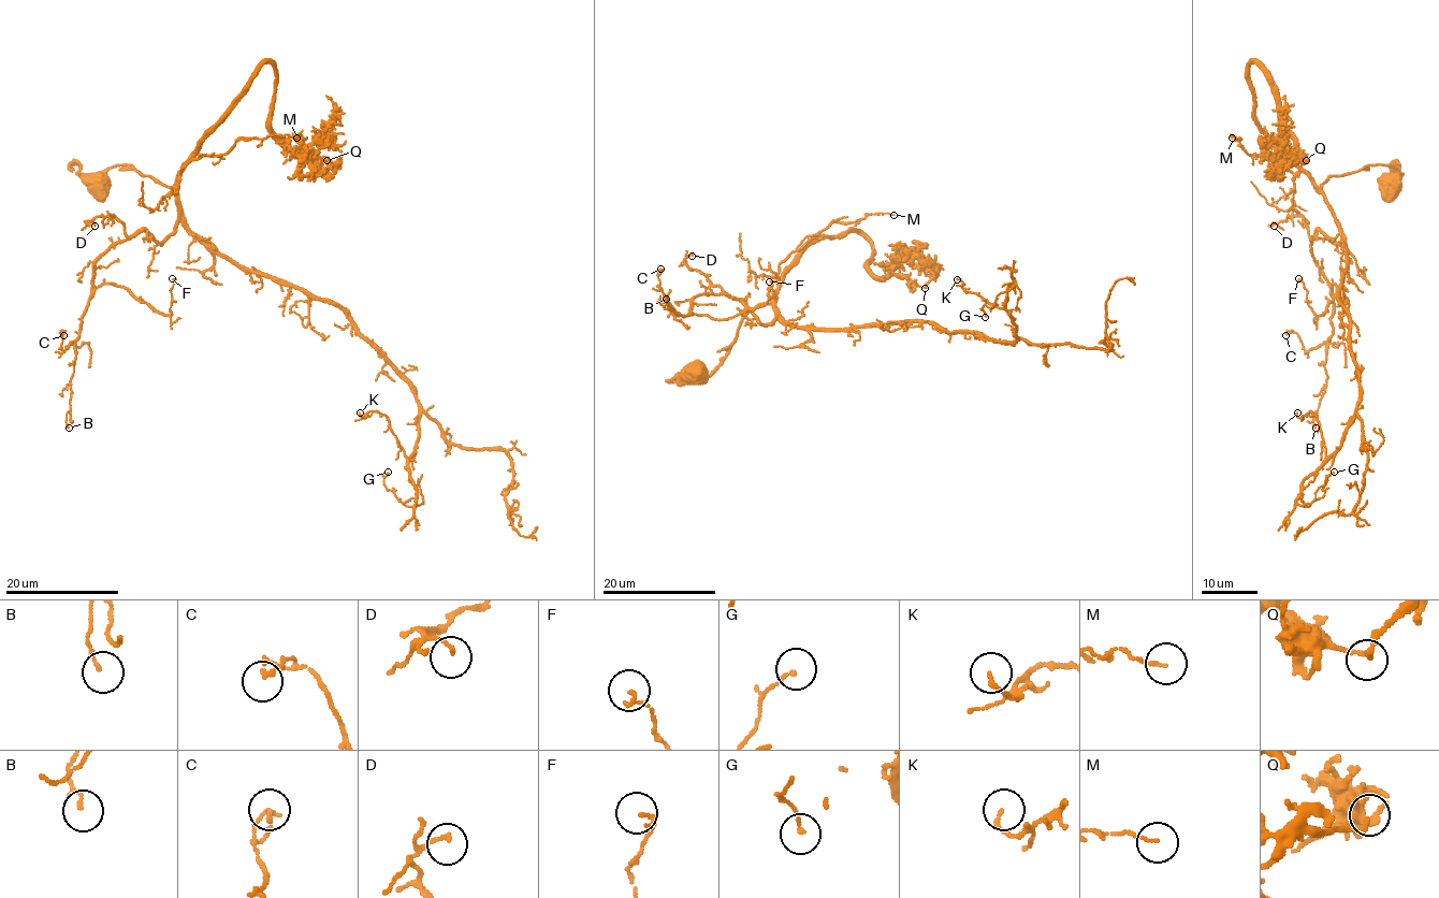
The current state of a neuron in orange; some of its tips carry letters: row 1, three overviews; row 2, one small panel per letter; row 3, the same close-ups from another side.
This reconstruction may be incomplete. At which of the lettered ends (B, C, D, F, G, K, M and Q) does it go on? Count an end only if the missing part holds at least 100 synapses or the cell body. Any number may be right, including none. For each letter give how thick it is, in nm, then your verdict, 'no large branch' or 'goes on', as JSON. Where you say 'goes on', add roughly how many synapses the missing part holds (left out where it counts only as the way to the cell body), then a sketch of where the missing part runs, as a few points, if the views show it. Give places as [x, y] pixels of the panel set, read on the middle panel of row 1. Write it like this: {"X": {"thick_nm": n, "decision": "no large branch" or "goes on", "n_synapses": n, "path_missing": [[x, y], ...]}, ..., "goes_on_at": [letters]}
{"B": {"thick_nm": 120, "decision": "no large branch"}, "C": {"thick_nm": 140, "decision": "no large branch"}, "D": {"thick_nm": 120, "decision": "no large branch"}, "F": {"thick_nm": 140, "decision": "no large branch"}, "G": {"thick_nm": 110, "decision": "no large branch"}, "K": {"thick_nm": 130, "decision": "no large branch"}, "M": {"thick_nm": 90, "decision": "no large branch"}, "Q": {"thick_nm": 150, "decision": "no large branch"}, "goes_on_at": []}

